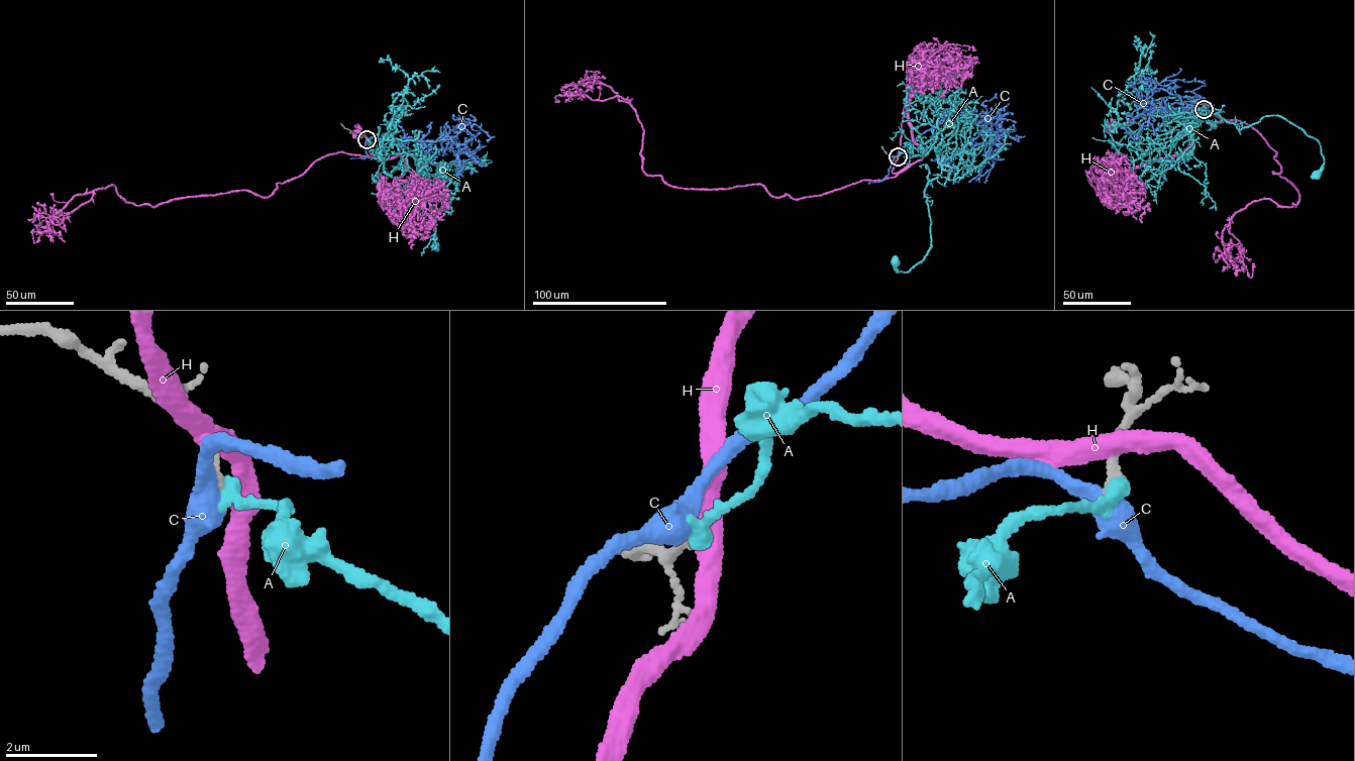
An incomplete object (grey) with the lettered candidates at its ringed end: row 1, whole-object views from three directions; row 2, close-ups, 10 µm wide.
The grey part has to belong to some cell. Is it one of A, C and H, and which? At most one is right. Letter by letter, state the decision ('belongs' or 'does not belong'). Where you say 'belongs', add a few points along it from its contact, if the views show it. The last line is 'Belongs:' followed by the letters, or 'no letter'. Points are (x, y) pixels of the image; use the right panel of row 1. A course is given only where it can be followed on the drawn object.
A: belongs | via (1204, 109), (1191, 128), (1185, 119), (1195, 125), (1211, 114), (1239, 129), (1284, 117), (1319, 142), (1318, 176)
C: does not belong
H: does not belong
Belongs: A

